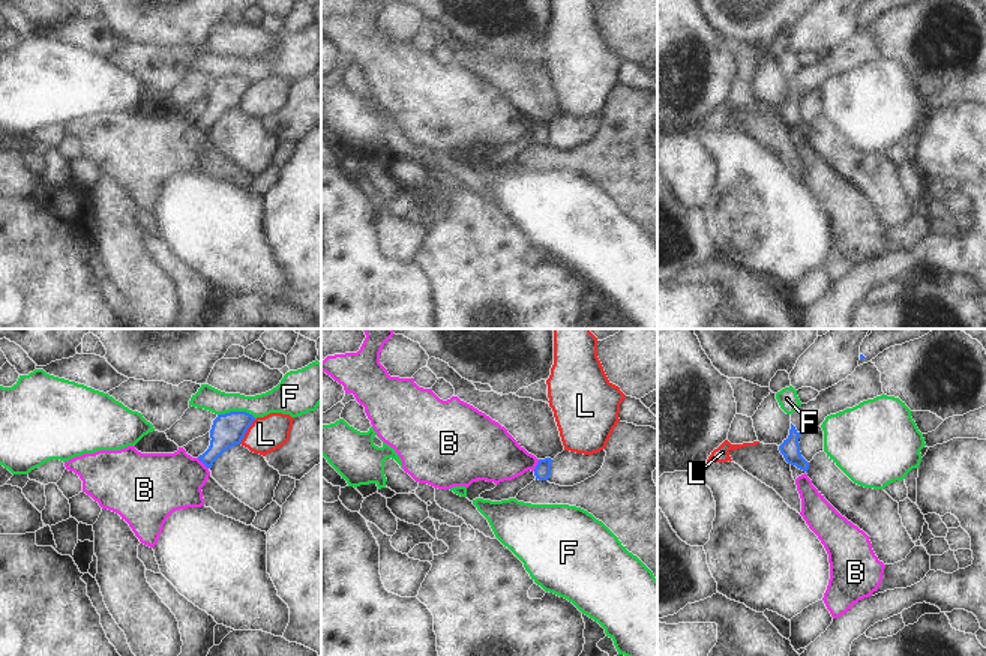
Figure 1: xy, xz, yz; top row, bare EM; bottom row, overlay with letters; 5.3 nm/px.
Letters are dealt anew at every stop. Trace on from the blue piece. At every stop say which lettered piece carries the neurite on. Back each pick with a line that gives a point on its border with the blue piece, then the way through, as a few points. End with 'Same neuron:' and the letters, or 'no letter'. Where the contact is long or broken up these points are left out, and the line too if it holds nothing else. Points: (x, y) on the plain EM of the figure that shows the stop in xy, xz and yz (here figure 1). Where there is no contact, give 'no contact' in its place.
Same neuron: no letter

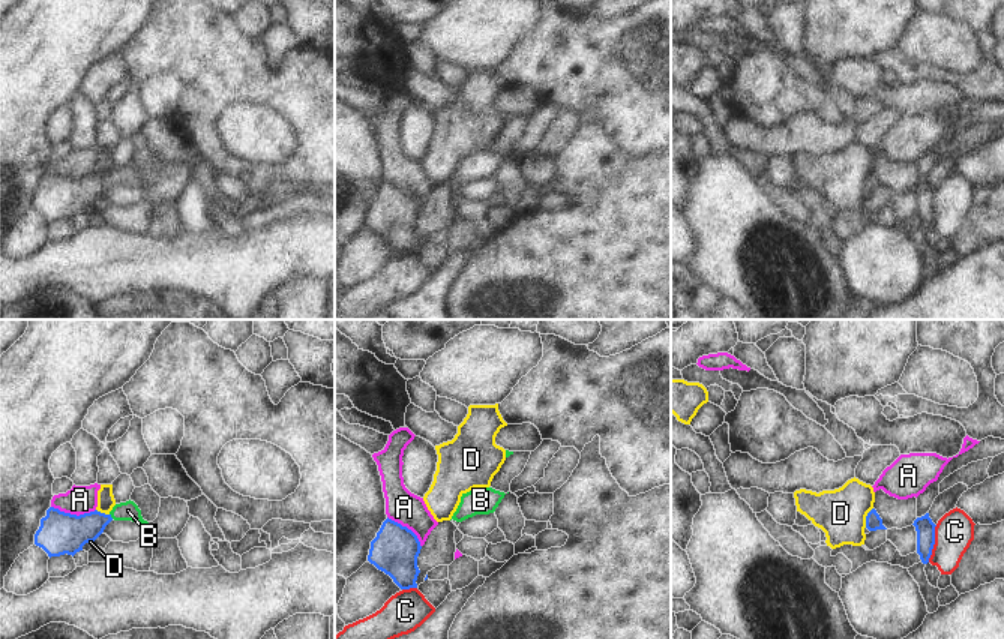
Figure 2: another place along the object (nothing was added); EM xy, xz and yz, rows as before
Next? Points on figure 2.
B: contact xy (110, 180); way xy (66, 197), (86, 192), (110, 180), (128, 174)
Same neuron: B

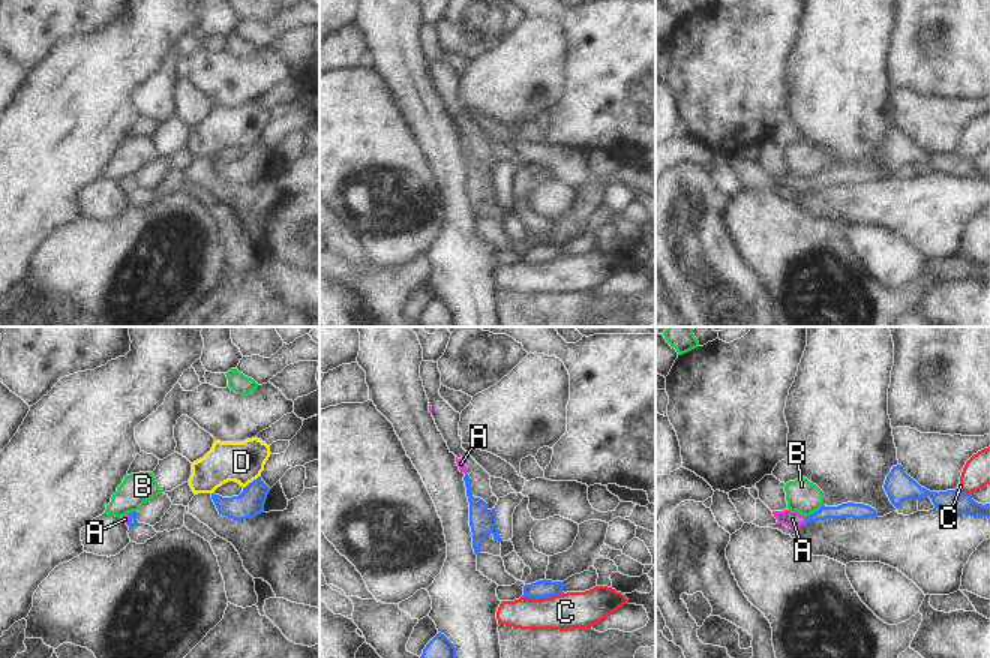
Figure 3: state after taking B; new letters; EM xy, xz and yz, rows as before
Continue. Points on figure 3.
A: contact yz (806, 185); way yz (845, 174), (822, 177), (806, 185), (792, 183)
Same neuron: A

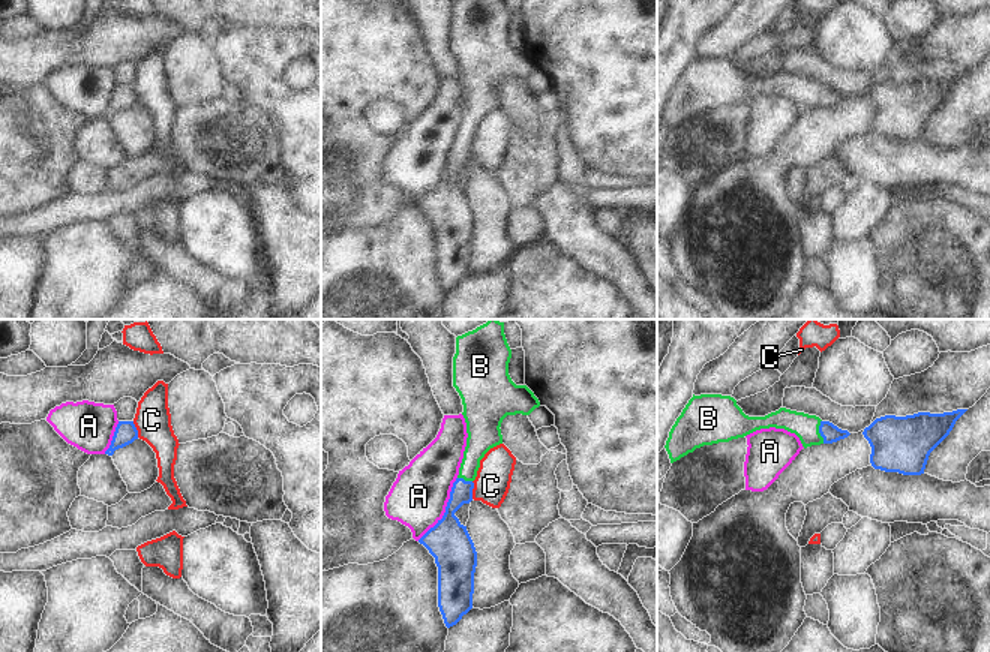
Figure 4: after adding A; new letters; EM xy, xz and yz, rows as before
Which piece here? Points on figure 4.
B: contact yz (819, 96); way yz (831, 98), (819, 96), (804, 90)
Same neuron: B

